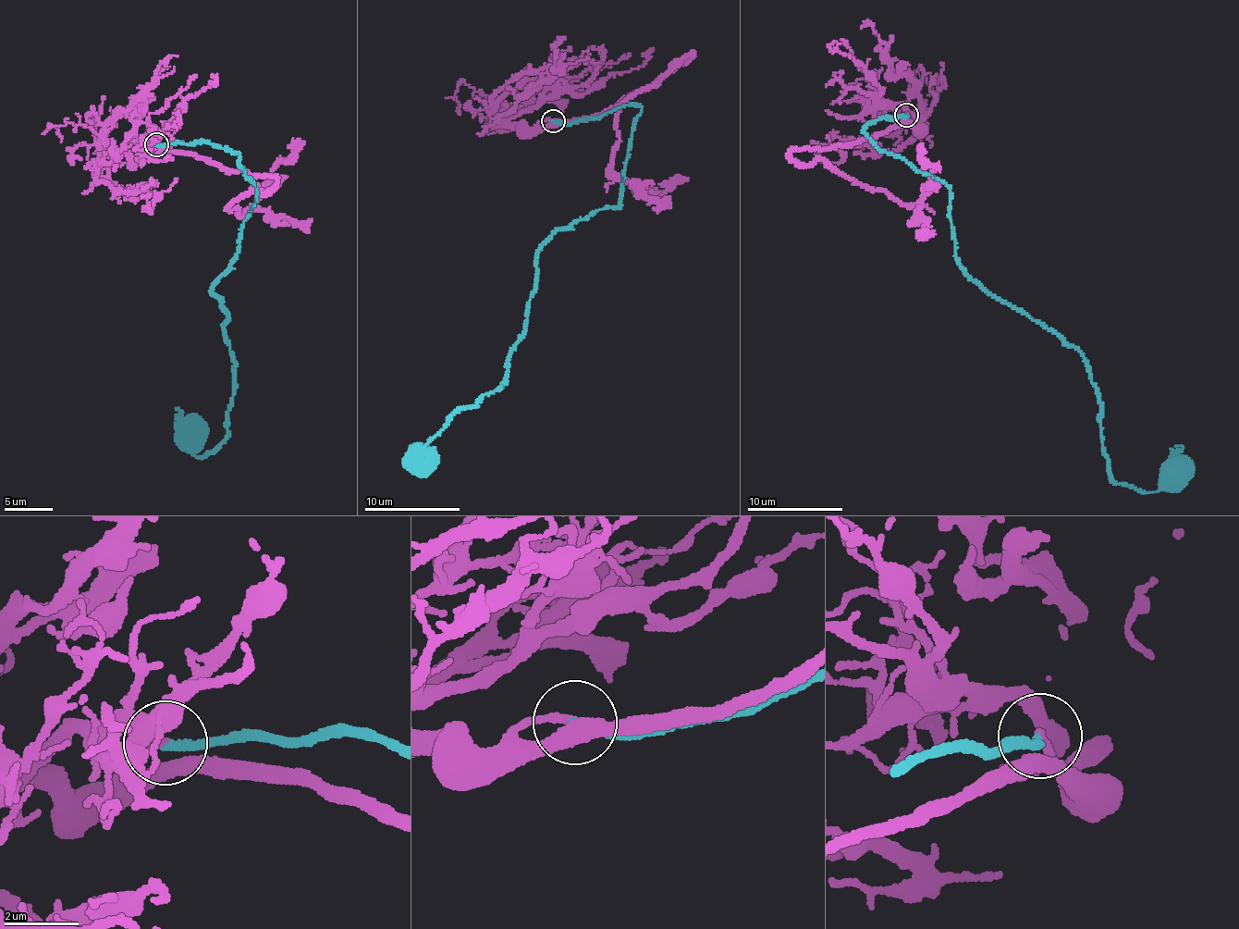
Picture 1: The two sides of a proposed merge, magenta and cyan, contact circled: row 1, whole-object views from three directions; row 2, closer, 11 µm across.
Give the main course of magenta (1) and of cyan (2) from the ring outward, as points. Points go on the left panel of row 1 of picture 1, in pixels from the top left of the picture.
1: (156, 144), (276, 182), (263, 193), (252, 187), (227, 206), (239, 206), (238, 215), (299, 139)
2: (156, 144), (237, 154), (256, 188), (238, 259), (212, 291), (230, 318), (227, 439), (201, 458), (190, 438)

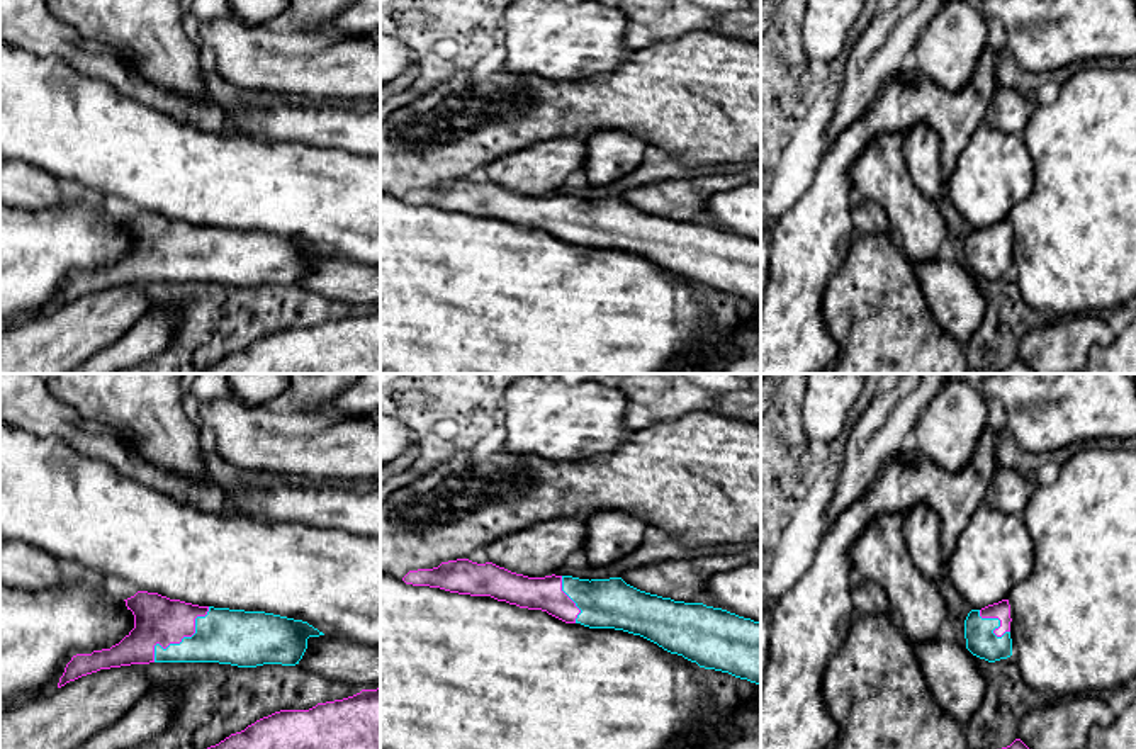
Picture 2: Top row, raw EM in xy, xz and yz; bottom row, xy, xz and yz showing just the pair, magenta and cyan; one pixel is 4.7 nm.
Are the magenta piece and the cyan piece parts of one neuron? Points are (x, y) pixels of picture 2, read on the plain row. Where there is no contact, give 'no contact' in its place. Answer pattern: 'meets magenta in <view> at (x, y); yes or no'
meets magenta in xy at (182, 257); yes

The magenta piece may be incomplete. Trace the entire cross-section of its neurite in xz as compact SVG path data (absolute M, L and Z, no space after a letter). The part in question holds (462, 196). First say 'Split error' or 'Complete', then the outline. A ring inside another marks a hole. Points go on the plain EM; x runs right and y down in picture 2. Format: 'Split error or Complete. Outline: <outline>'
Split error. Outline: M469 178L409 190L402 200L470 216L491 216L542 229L589 248L640 255L700 287L728 292L761 306L761 243L703 222L684 222L640 211L621 197L528 197L492 182Z

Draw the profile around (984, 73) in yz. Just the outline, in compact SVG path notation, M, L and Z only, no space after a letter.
M987 48L976 61L973 80L959 92L946 90L922 75L912 83L890 82L866 112L829 146L810 187L769 229L771 270L761 304L761 374L817 374L837 358L839 346L825 328L822 301L858 234L854 212L859 199L851 178L856 158L874 138L905 134L925 121L941 136L941 177L946 183L963 148L985 121L997 88L993 71L995 54Z

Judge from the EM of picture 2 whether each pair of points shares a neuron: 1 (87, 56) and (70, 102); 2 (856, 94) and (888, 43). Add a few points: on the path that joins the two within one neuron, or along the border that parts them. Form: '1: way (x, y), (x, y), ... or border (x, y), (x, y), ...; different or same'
1: border (44, 56), (116, 92); different
2: way (863, 82), (878, 55); same

